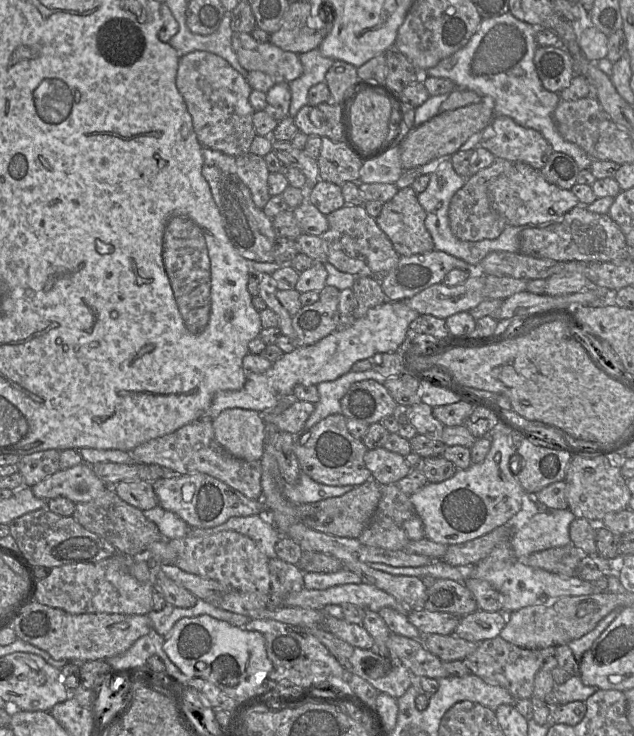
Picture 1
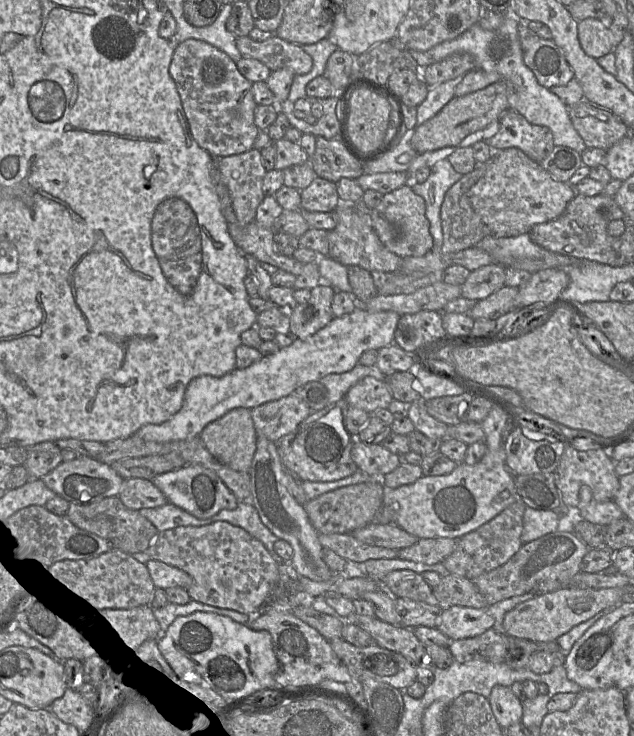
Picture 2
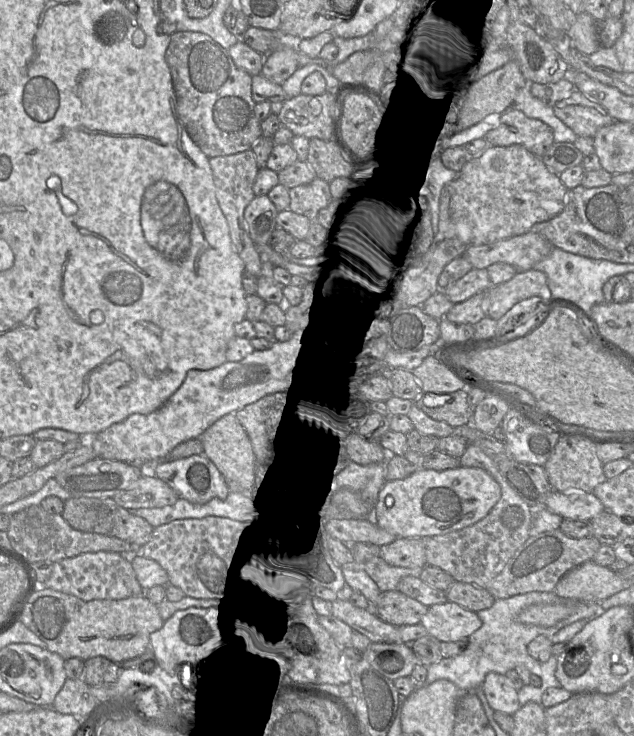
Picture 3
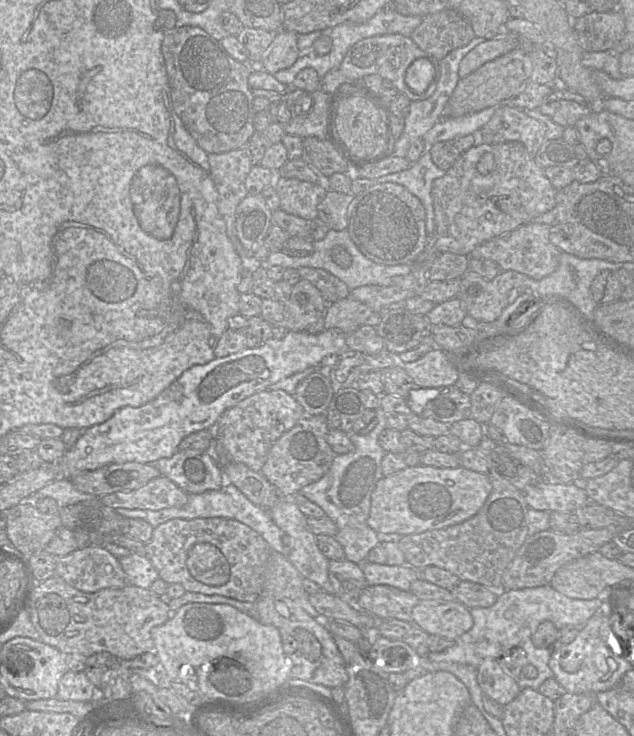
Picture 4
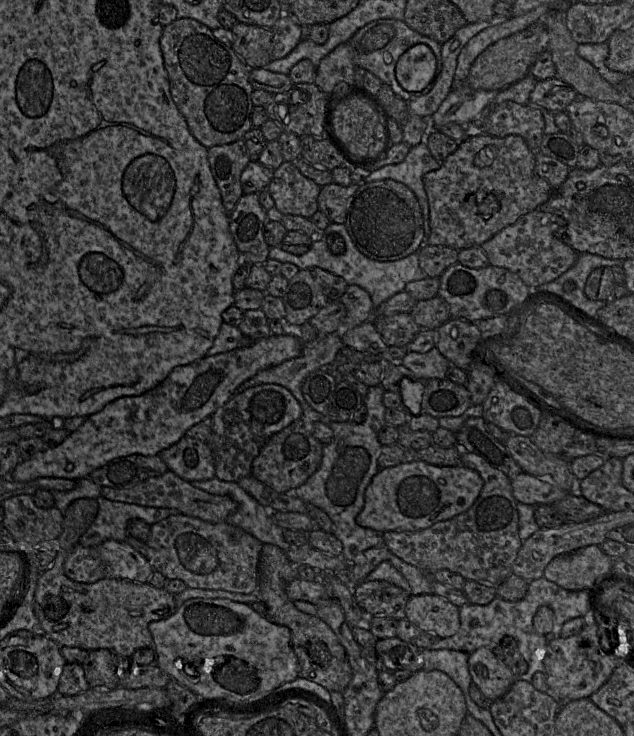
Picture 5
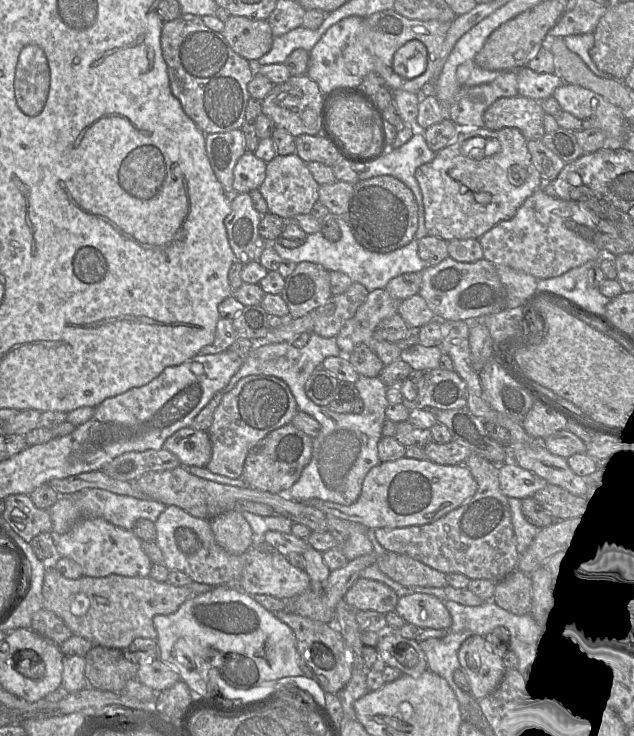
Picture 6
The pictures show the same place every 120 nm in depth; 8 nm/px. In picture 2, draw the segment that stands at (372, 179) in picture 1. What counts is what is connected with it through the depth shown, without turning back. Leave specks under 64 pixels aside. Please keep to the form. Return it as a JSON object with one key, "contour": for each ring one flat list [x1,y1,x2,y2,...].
{"contour":[[408,129,397,142,379,156,361,161,365,174,407,171,418,153,411,145,414,129]]}

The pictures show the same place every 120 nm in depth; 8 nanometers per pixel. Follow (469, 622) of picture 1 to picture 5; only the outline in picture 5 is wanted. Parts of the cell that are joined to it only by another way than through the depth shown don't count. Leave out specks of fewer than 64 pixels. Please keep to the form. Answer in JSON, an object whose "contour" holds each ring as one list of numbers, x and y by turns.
{"contour":[[434,593,410,595,405,618,421,631,447,638,460,628,459,607]]}

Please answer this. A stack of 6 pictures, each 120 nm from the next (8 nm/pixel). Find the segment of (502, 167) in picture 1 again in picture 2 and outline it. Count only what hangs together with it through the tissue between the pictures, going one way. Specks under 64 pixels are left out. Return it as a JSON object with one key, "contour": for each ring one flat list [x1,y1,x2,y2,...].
{"contour":[[477,163,475,168,454,183,445,193,441,206,441,223,443,242,440,251,445,254,475,247,484,237,490,235,490,230,474,211,470,199,469,190,485,174,487,163]]}

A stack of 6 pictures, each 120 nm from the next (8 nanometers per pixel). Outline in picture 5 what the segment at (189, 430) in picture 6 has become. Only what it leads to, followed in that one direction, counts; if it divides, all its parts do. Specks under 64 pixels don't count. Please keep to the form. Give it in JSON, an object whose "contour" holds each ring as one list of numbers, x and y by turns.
{"contour":[[184,435,158,455,166,463,168,470,189,482,215,477,214,457,206,442]]}

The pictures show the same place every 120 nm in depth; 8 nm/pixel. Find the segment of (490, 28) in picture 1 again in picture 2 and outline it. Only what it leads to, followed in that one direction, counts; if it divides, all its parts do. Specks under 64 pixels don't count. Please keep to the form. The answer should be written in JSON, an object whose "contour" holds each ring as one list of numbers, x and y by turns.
{"contour":[[505,13,501,25,494,30,485,30,475,23,455,39,444,41,426,51,409,50,409,52,421,70,454,53,471,54,476,69,496,73,509,85,510,109,519,112,532,124,548,127,552,132,555,146,566,146,582,154,587,146,572,124,568,106,548,88,540,85,534,73,524,63,518,34,520,20,522,19]]}

